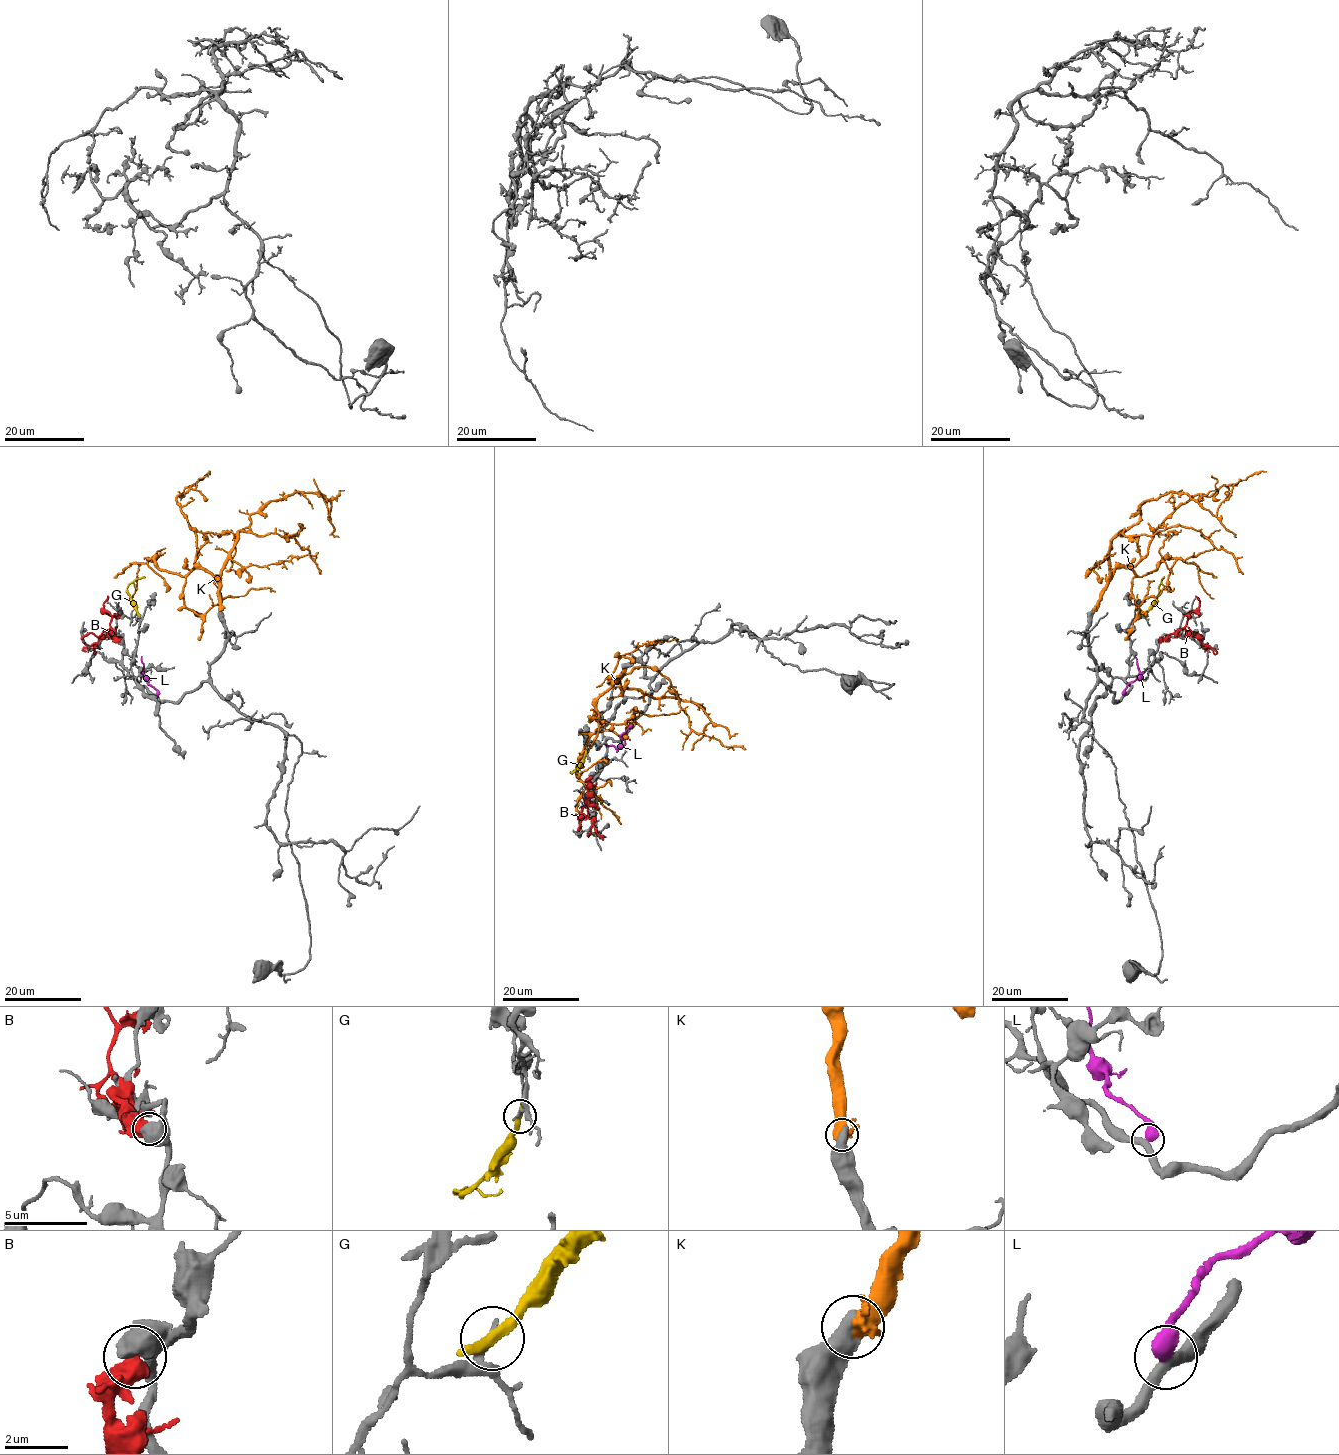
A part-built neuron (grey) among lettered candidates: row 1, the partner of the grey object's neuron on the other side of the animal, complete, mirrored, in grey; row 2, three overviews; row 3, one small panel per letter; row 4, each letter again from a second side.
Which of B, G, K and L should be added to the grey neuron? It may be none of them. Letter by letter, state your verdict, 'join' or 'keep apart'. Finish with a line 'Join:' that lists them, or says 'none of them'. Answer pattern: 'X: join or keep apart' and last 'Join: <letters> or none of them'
B: keep apart
G: keep apart
K: join
L: keep apart
Join: K

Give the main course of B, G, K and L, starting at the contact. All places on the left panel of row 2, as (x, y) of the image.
B: (119, 641), (112, 637), (109, 628), (98, 636), (93, 645), (96, 652)
G: (138, 613), (127, 587), (137, 579), (145, 578)
K: (220, 609), (220, 573), (240, 531), (249, 531), (251, 515), (296, 492), (321, 493), (329, 515), (313, 478)
L: (157, 694), (143, 674), (142, 656)

